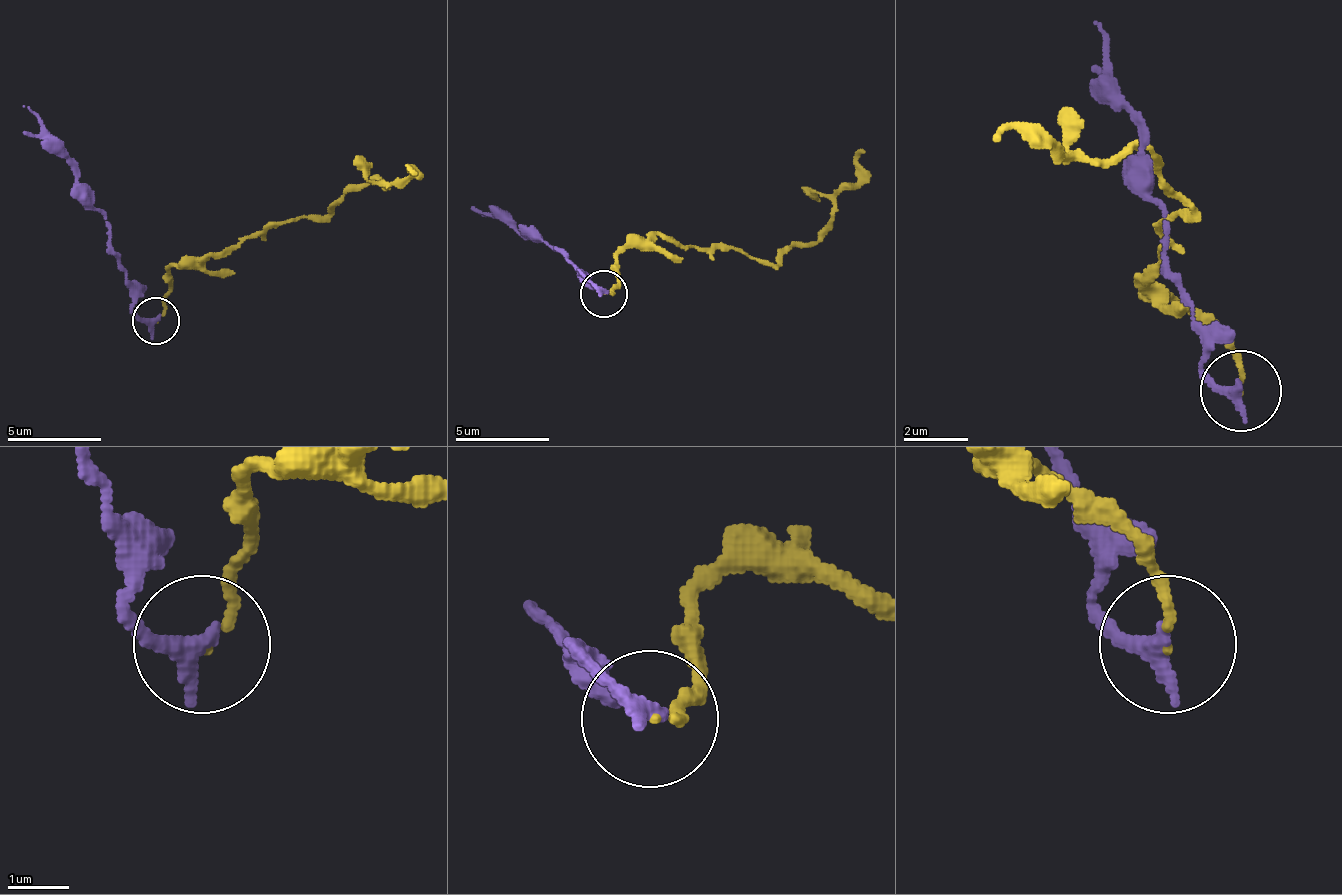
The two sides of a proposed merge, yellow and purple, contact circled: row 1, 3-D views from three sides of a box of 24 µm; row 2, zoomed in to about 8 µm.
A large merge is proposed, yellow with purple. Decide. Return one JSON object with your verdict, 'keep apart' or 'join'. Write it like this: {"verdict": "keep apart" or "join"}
{"verdict": "join"}

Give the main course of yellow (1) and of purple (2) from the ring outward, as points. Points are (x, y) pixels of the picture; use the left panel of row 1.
1: (156, 321), (180, 265), (227, 255), (269, 227), (321, 218), (378, 180), (392, 185), (411, 166), (415, 175)
2: (156, 321), (133, 307), (133, 284), (109, 246), (109, 223), (76, 180), (76, 161), (25, 105)

